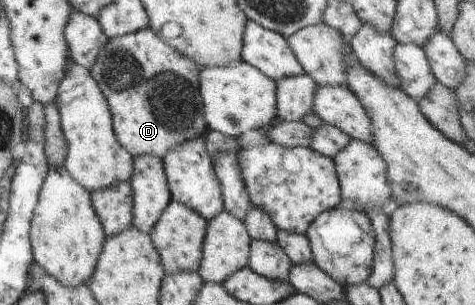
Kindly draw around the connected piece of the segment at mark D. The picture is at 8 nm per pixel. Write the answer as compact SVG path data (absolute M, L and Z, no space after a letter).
M148 26L142 31L109 39L98 51L96 63L89 72L108 102L118 143L132 156L154 155L163 160L170 149L192 141L208 130L200 93L199 70L191 59L171 48Z

